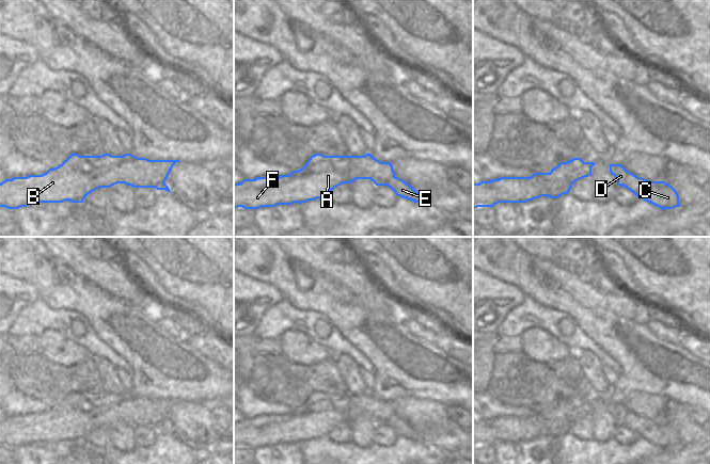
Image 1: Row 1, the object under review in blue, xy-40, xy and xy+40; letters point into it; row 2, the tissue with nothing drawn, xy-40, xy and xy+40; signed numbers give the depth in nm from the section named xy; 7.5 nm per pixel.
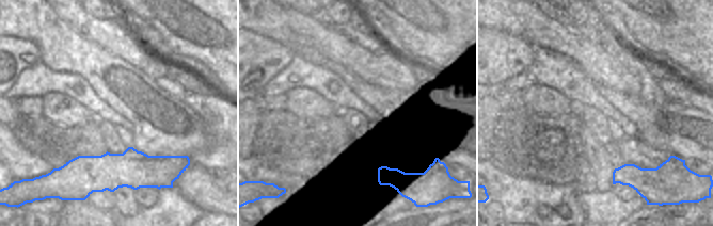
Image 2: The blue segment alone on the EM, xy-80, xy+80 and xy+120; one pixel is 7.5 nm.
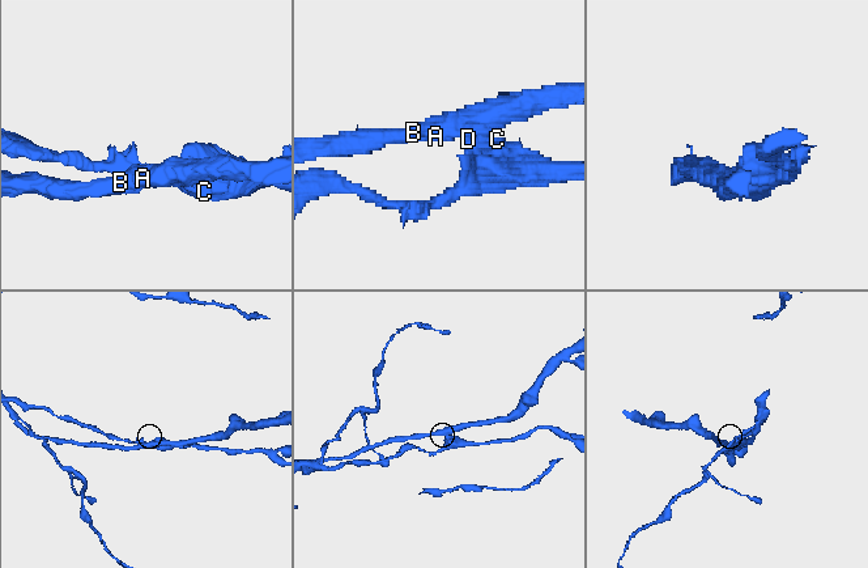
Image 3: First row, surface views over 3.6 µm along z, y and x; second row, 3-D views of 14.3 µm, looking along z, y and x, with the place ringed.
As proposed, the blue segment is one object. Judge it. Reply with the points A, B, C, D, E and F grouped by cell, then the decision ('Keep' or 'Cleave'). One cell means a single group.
Groups: A B F / C D E. Cleave.

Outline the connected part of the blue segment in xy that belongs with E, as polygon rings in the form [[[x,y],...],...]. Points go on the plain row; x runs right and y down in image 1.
[[[394,416],[391,420],[386,423],[397,435],[403,437],[407,437],[409,439],[413,439],[415,442],[423,443],[423,438],[419,431],[409,422],[404,420],[398,416]]]

